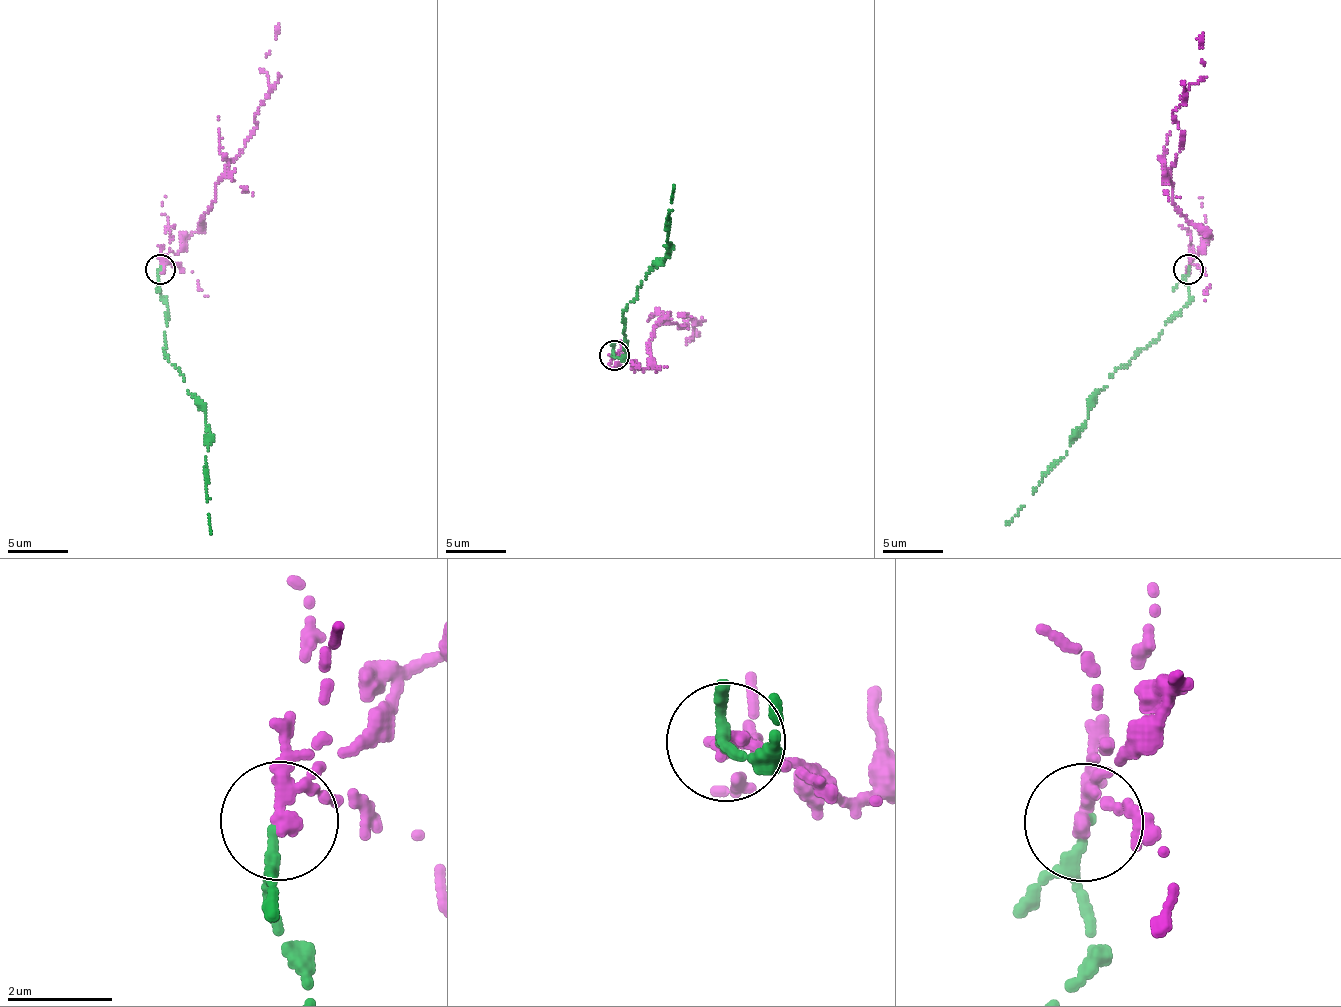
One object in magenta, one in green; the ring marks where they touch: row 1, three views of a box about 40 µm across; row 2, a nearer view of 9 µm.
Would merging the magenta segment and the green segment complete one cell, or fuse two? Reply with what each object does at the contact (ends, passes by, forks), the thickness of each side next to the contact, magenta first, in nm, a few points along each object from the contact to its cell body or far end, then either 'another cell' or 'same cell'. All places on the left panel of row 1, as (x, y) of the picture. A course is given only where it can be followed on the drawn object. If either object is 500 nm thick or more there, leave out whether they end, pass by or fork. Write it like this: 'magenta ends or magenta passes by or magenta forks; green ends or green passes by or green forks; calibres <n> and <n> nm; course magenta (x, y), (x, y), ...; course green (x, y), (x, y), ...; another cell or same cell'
magenta passes by; green passes by; calibres 260 and 140 nm; course magenta (161, 270), (167, 254), (195, 232), (218, 177), (257, 125), (271, 88), (263, 69), (278, 23); course green (161, 270), (161, 300), (169, 319), (164, 351), (198, 400), (209, 434), (205, 460), (211, 534); another cell

